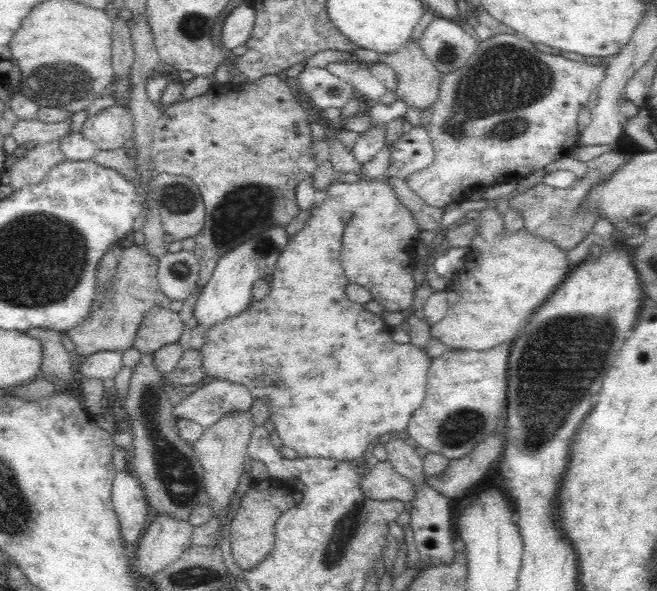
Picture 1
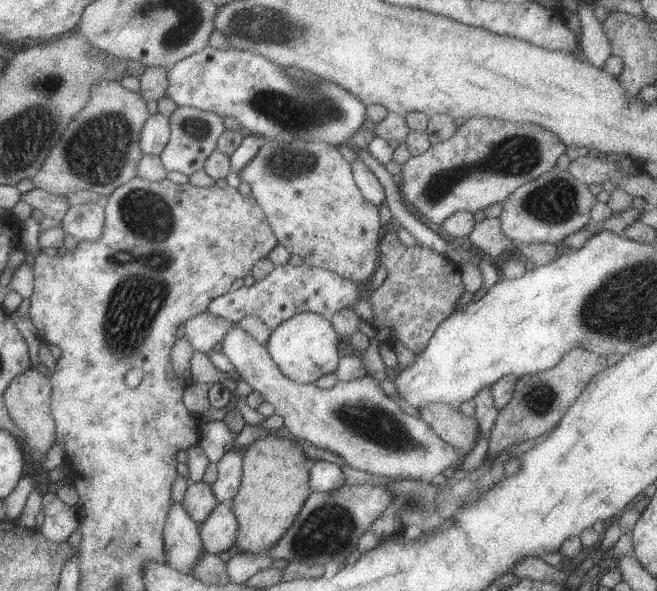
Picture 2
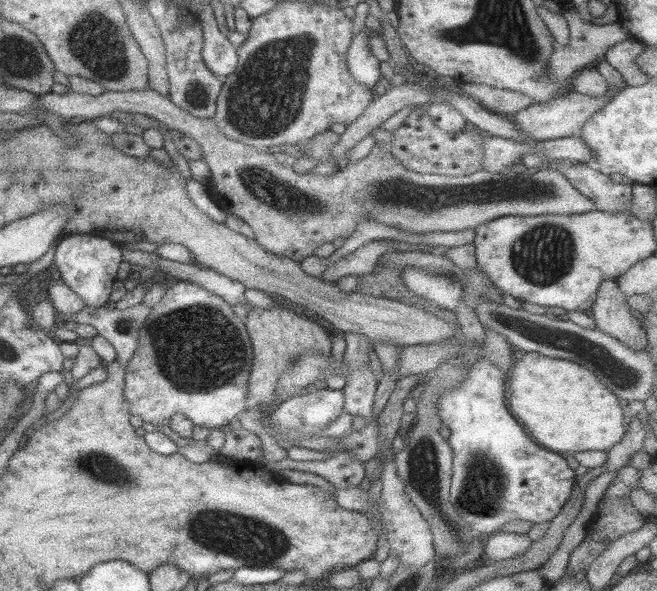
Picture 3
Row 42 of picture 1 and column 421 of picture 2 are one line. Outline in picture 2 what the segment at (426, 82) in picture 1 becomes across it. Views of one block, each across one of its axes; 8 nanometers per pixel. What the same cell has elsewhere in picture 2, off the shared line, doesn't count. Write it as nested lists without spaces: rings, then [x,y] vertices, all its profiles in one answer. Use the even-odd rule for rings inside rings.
[[[423,404],[419,408],[419,418],[433,430],[433,434],[455,448],[459,454],[467,454],[475,446],[477,422],[475,418],[461,416],[457,408],[449,404]]]

